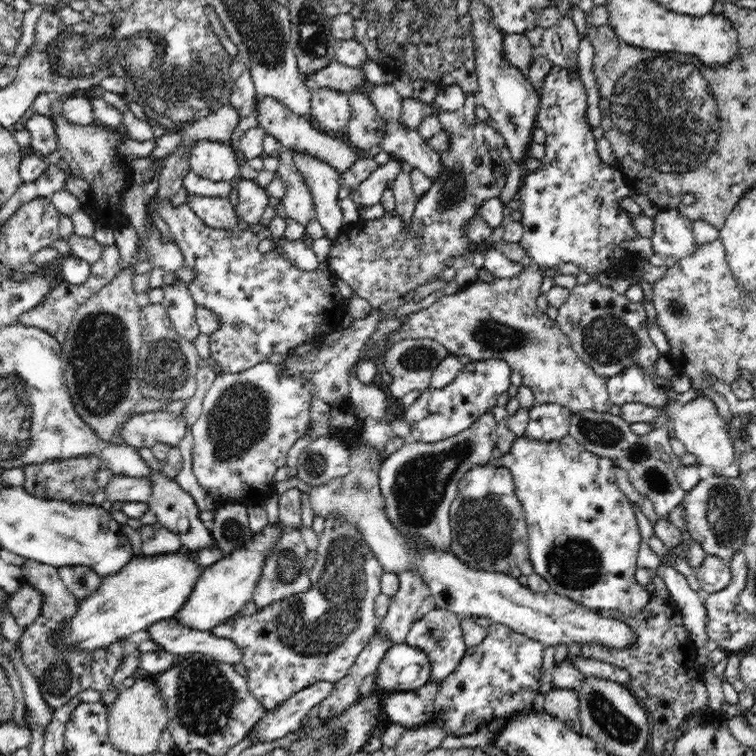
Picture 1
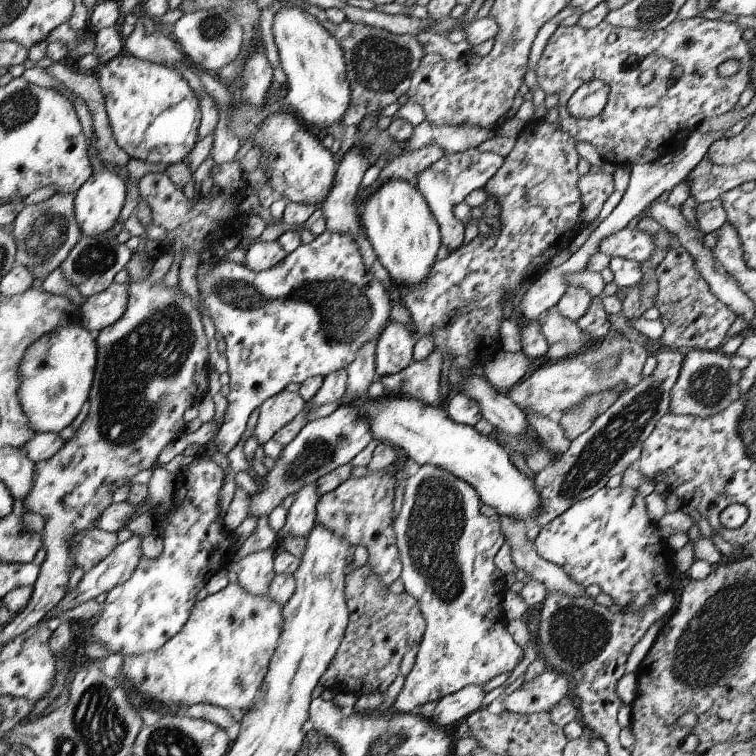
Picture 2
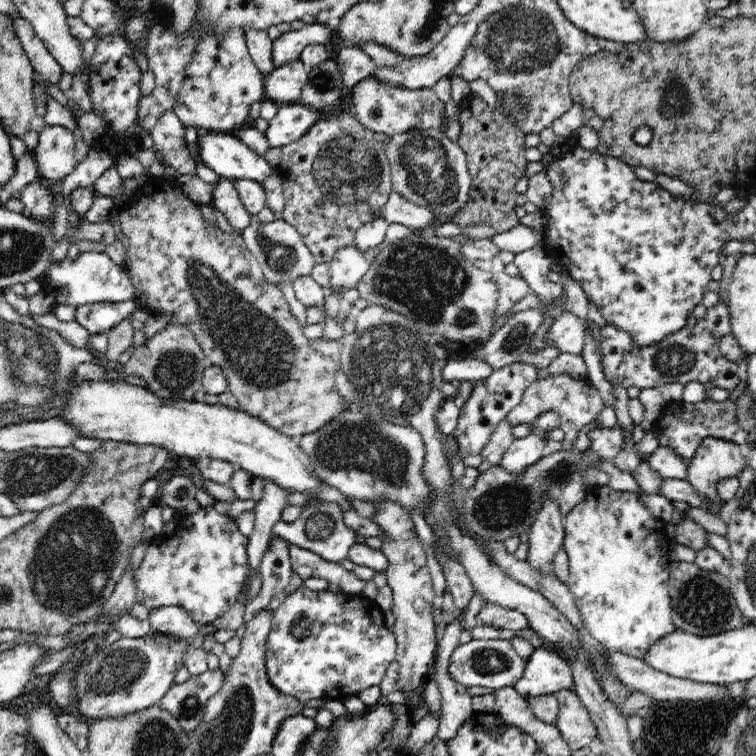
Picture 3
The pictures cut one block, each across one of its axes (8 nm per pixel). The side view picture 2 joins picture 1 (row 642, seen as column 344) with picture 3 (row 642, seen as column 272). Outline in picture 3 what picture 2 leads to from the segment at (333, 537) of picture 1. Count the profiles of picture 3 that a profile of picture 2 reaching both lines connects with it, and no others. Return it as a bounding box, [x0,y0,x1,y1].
[266,586,396,704]

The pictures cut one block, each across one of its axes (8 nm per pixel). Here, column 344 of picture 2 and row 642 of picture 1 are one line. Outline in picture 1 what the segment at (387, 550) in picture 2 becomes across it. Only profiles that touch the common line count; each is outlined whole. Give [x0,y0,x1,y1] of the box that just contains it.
[380,624,546,736]

